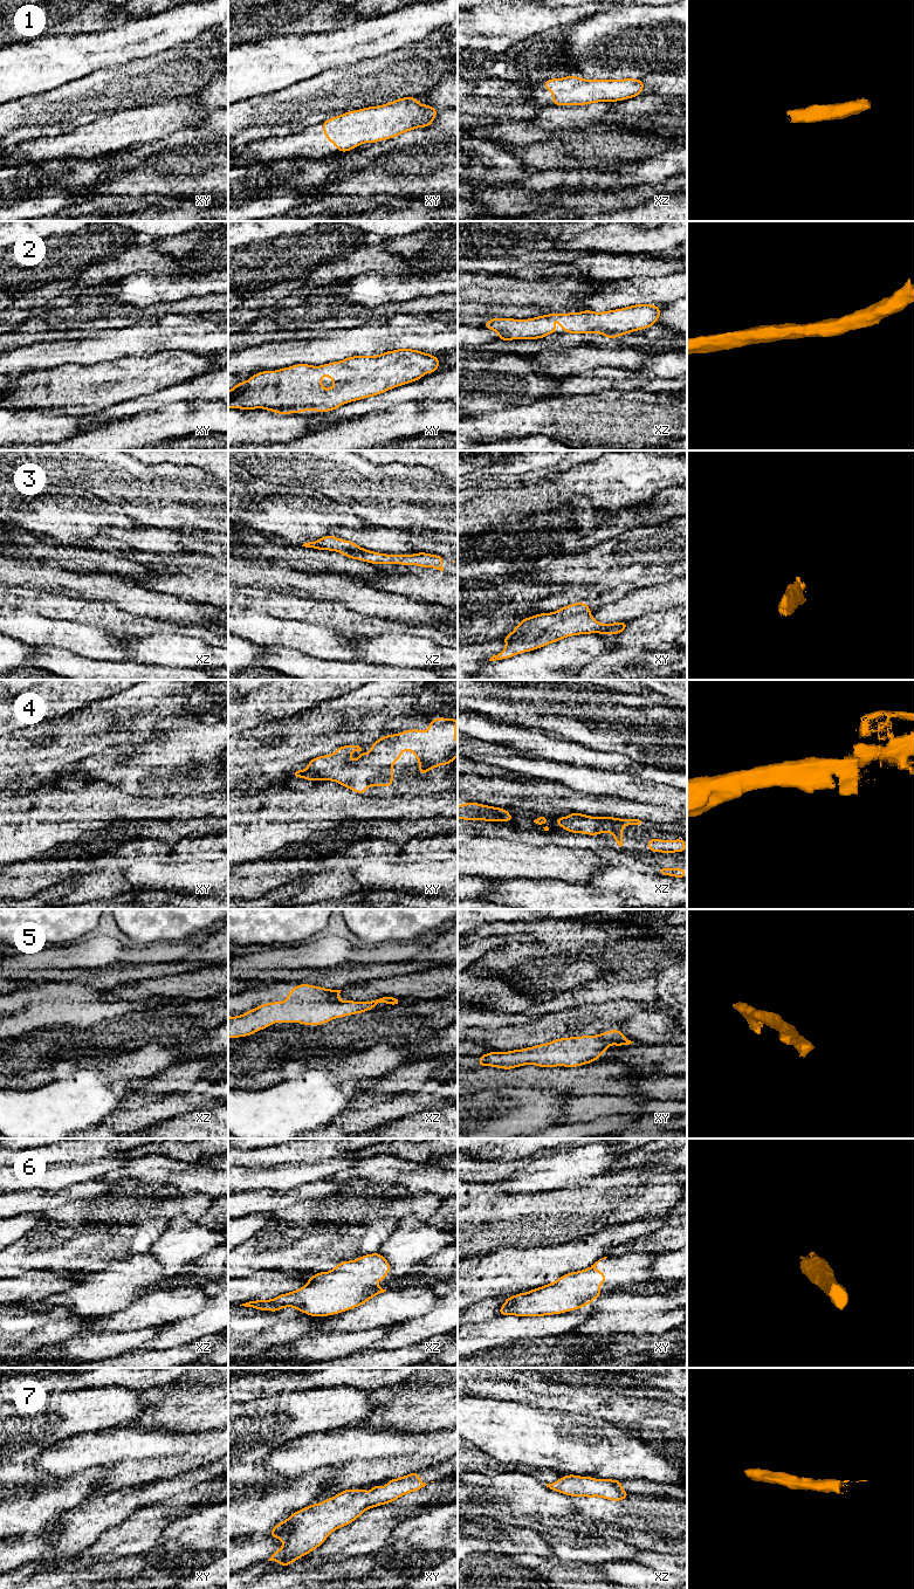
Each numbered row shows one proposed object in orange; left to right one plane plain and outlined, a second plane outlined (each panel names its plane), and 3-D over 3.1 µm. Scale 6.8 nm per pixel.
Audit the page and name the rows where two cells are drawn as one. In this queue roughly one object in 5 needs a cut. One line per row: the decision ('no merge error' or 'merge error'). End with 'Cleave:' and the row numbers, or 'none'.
1: no merge error
2: no merge error
3: no merge error
4: no merge error
5: no merge error
6: no merge error
7: no merge error
Cleave: none

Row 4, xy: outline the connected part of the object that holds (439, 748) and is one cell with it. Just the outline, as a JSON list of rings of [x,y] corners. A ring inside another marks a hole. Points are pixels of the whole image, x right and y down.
[[[438,717],[429,721],[428,730],[410,729],[386,735],[371,745],[371,750],[350,761],[353,750],[362,752],[363,744],[338,747],[332,755],[311,758],[308,768],[291,772],[307,780],[332,780],[356,793],[367,792],[367,786],[392,787],[393,762],[401,752],[411,750],[419,762],[419,775],[439,765],[451,764],[458,757],[458,718]]]

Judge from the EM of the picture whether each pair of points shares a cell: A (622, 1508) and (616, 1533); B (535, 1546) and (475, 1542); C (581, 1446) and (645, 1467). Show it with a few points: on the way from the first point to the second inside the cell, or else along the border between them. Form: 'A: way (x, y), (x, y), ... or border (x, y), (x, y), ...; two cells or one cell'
A: border (622, 1526), (627, 1529); two cells
B: way (520, 1546), (490, 1543); one cell
C: way (597, 1449), (629, 1457); one cell

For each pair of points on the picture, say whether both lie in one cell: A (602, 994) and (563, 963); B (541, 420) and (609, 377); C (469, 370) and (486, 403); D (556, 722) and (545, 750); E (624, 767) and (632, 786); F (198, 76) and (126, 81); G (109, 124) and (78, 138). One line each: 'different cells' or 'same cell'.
A: different cells
B: different cells
C: same cell
D: different cells
E: different cells
F: same cell
G: same cell

